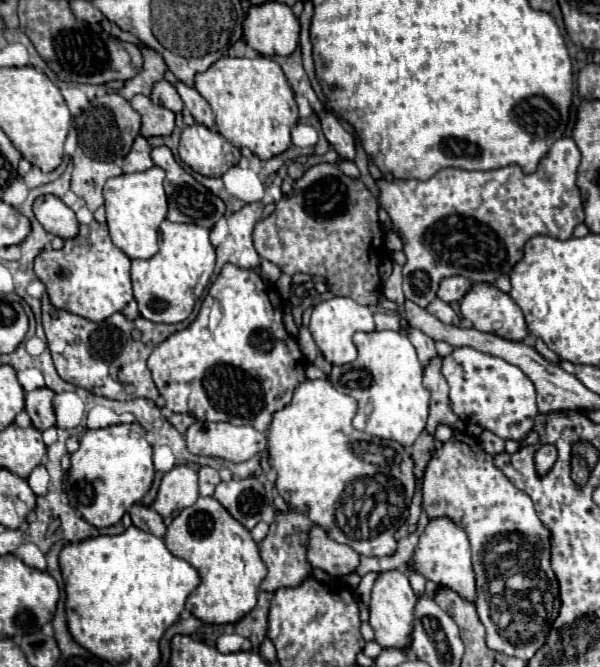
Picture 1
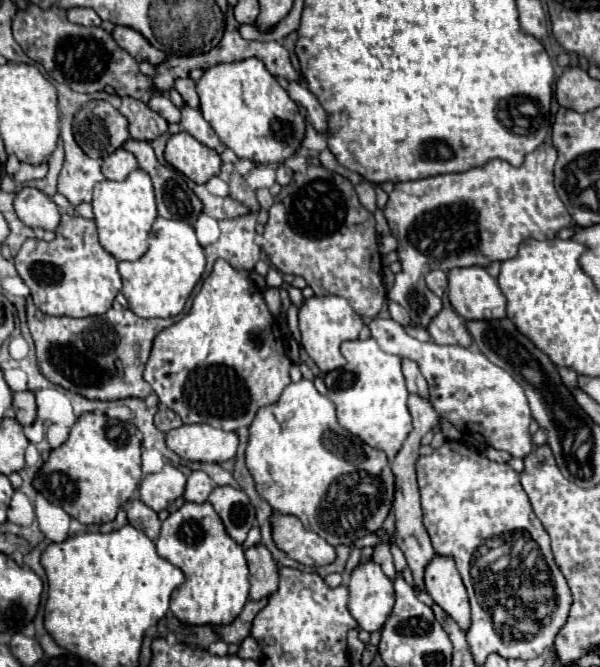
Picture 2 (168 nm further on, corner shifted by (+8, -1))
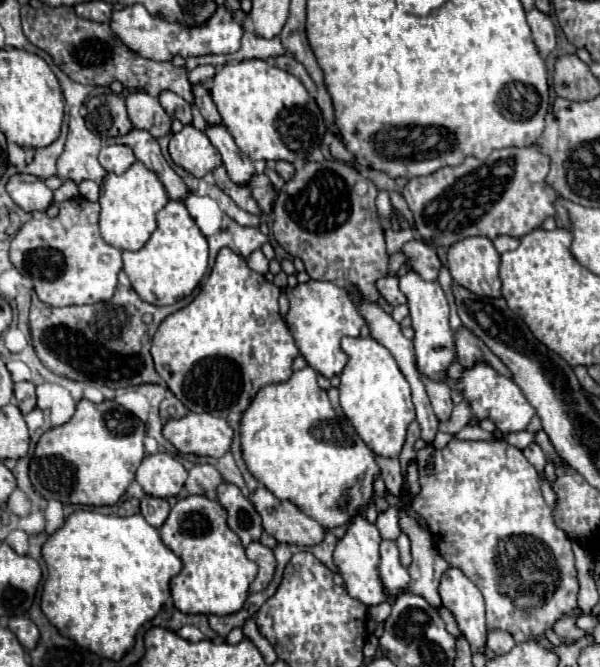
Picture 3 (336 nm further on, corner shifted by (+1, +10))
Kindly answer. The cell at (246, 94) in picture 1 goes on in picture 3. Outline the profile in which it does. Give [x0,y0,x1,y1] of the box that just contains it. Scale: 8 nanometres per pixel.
[212,59,326,161]

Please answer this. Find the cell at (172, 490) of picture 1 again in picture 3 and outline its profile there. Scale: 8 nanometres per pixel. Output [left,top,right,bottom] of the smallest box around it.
[136,453,188,497]

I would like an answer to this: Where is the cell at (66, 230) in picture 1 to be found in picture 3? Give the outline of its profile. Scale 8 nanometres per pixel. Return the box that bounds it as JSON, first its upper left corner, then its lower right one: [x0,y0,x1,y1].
[6,173,54,211]

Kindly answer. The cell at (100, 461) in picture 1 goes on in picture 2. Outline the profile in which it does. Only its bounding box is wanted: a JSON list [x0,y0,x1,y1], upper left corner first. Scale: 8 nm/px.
[33,412,141,524]

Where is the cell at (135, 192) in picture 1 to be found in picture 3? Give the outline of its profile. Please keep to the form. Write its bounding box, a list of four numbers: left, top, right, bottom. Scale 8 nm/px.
[100,161,168,251]

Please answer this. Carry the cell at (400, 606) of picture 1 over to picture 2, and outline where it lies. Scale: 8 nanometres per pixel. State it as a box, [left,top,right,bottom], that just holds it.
[349,562,395,632]

